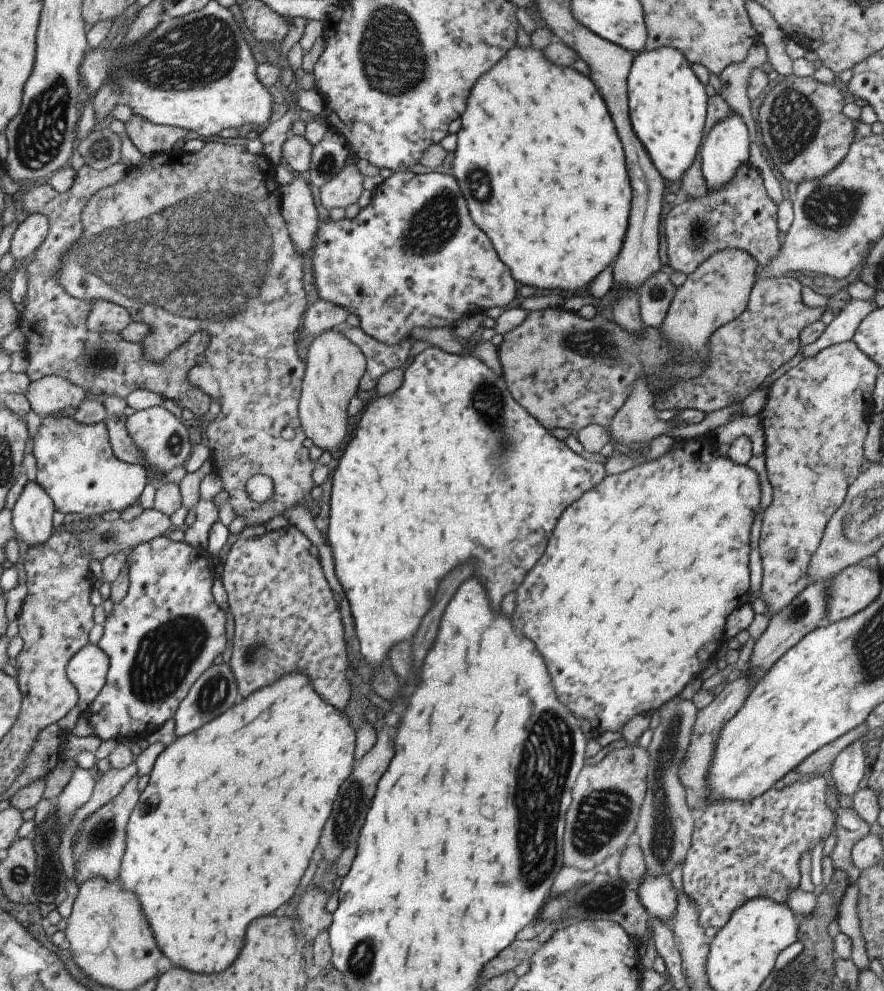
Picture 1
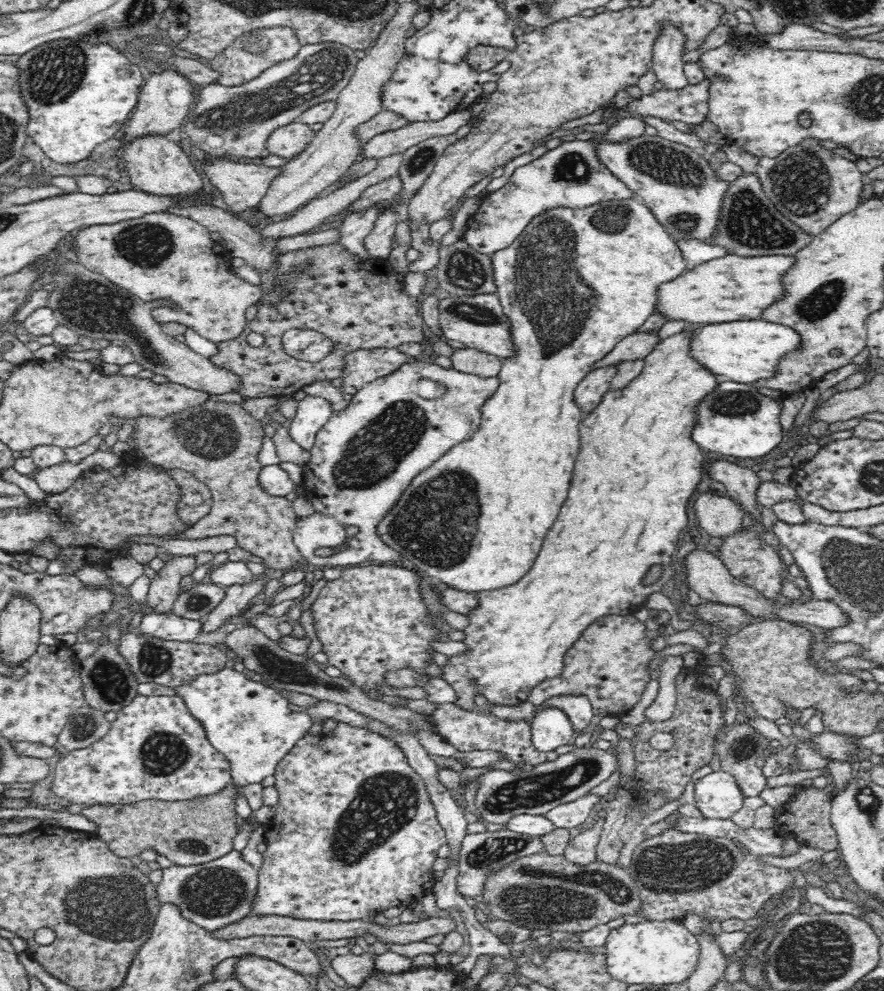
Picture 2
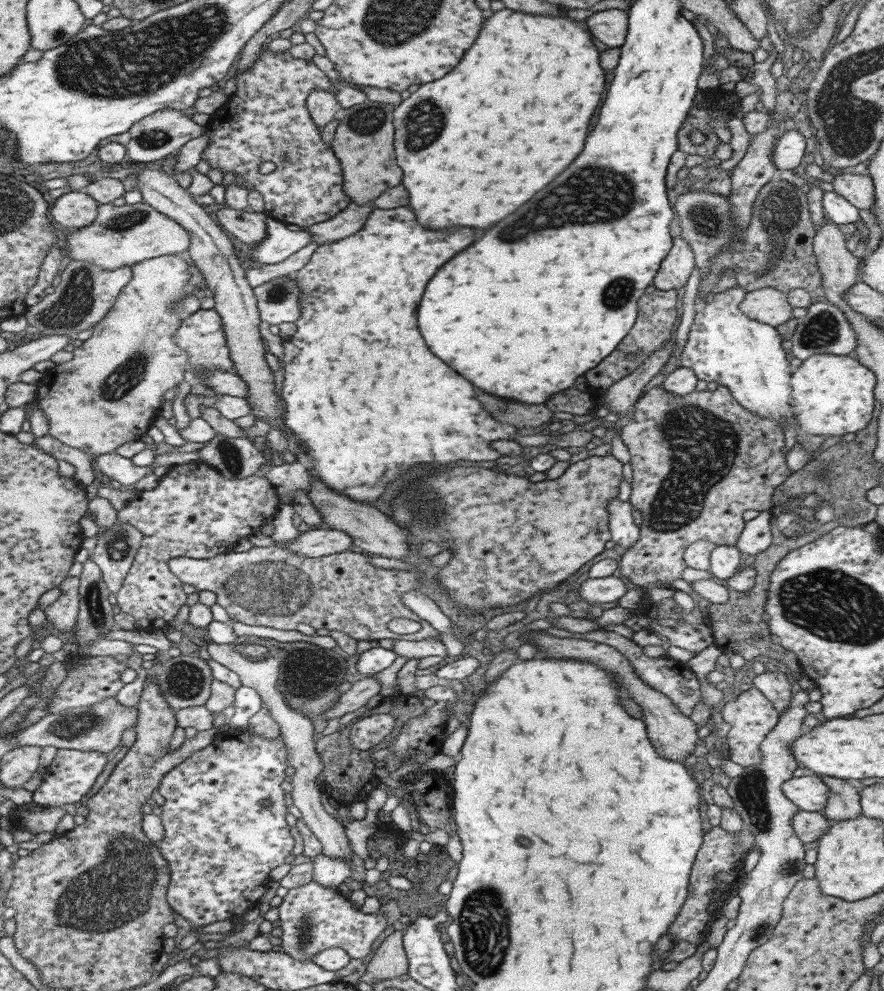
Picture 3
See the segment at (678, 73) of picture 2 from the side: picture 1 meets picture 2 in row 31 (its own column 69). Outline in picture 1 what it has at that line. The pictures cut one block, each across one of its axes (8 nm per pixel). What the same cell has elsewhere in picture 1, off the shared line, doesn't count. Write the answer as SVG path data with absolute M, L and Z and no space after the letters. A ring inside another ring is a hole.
M88 643L82 647L68 662L66 674L68 680L76 686L79 696L79 706L86 712L94 702L98 692L106 682L109 668L109 658L98 648L98 645Z

